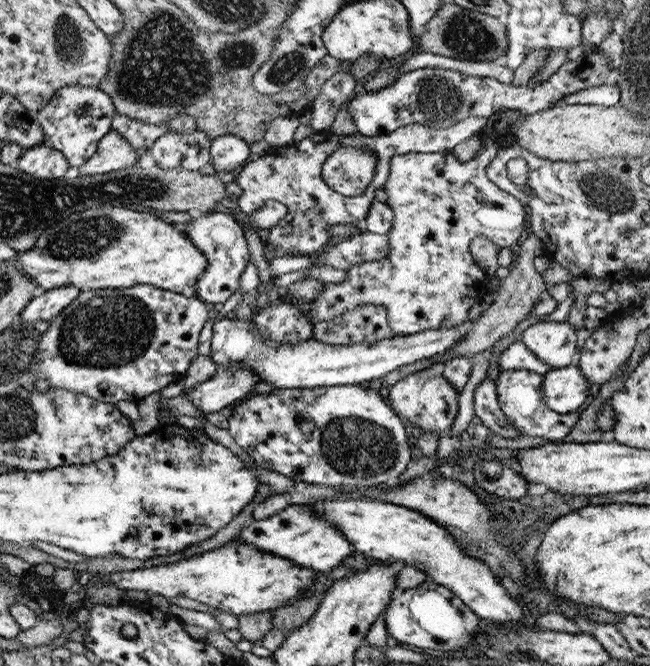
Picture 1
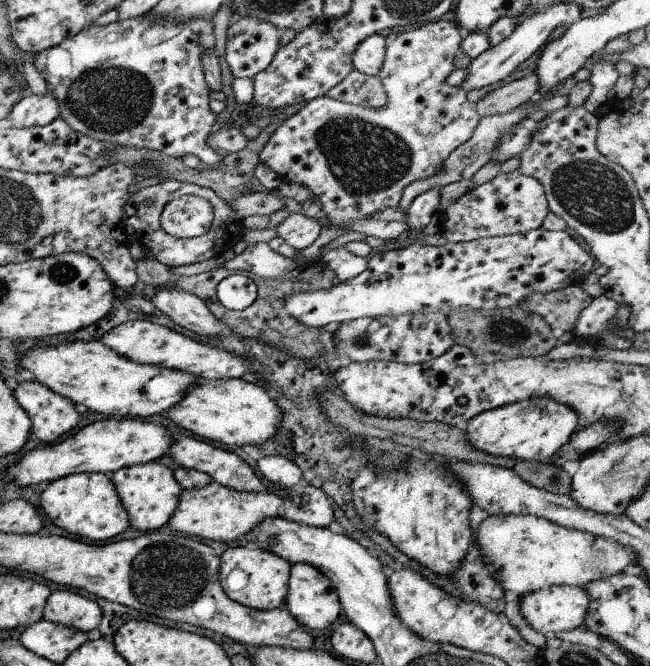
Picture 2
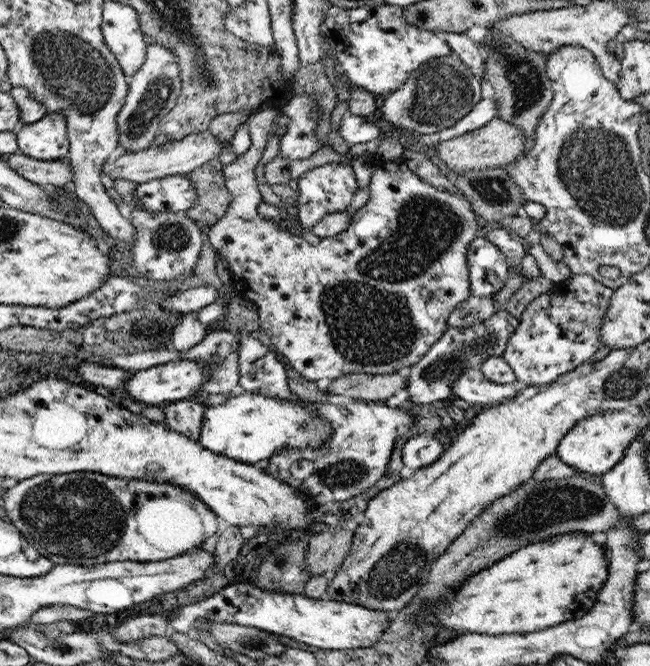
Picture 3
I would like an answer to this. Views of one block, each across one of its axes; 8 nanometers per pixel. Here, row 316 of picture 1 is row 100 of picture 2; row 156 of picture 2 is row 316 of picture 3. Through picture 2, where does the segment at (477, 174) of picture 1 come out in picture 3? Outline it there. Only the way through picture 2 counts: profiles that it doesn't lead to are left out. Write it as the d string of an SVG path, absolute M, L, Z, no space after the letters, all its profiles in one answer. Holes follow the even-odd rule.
M277 108L264 109L257 112L257 114L249 115L247 118L246 126L247 132L249 132L250 147L245 154L235 157L222 168L225 189L227 189L227 193L231 197L231 204L229 204L223 217L218 218L212 225L205 227L207 240L211 244L215 256L227 262L232 276L231 284L237 295L242 295L256 306L260 322L259 329L263 330L269 337L271 348L277 355L283 356L283 360L287 360L287 369L293 368L301 377L310 381L319 380L319 378L335 380L353 373L381 375L393 374L396 371L406 371L406 368L415 364L433 343L437 342L441 336L444 336L447 327L447 315L462 301L469 299L470 286L466 252L468 251L469 243L477 236L477 216L475 216L471 205L462 195L447 193L447 190L441 191L437 187L427 185L427 182L417 178L400 159L395 161L375 159L371 163L372 172L370 173L370 184L368 186L369 197L365 204L353 213L347 228L335 236L321 238L319 243L314 246L308 244L303 239L303 233L298 232L291 223L284 225L276 219L264 218L256 211L262 200L258 192L258 182L255 181L255 175L253 175L253 169L257 158L263 152L272 121L279 113Z

